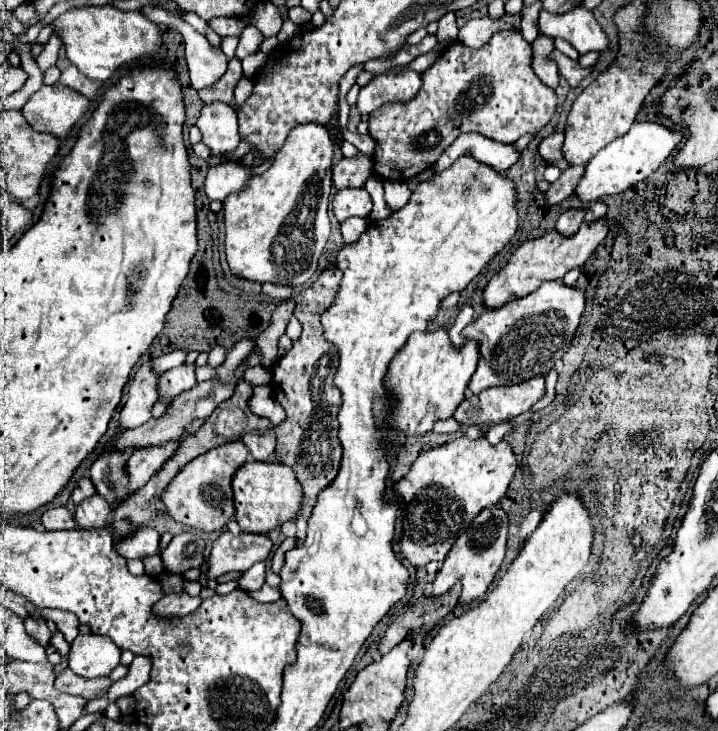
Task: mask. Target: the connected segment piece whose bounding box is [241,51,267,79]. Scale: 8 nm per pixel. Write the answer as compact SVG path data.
M257 51L257 53L249 55L249 57L245 57L245 59L241 61L241 63L243 63L243 69L245 69L245 77L251 79L251 77L263 67L265 59L267 59L267 55L265 55L263 51Z

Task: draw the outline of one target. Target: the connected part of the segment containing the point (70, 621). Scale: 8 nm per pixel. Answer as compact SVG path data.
M41 609L41 613L45 617L49 617L51 621L57 623L57 629L65 635L65 640L69 645L73 643L73 639L79 635L79 621L73 613L67 611L59 611L59 609Z

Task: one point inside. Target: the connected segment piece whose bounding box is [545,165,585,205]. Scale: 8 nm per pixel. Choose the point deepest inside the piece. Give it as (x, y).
(564, 186)

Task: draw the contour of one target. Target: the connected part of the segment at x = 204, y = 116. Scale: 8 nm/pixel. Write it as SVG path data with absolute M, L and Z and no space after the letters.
M221 101L207 103L201 109L197 127L201 129L203 141L211 147L213 155L229 153L239 145L237 113L231 105L225 105Z

